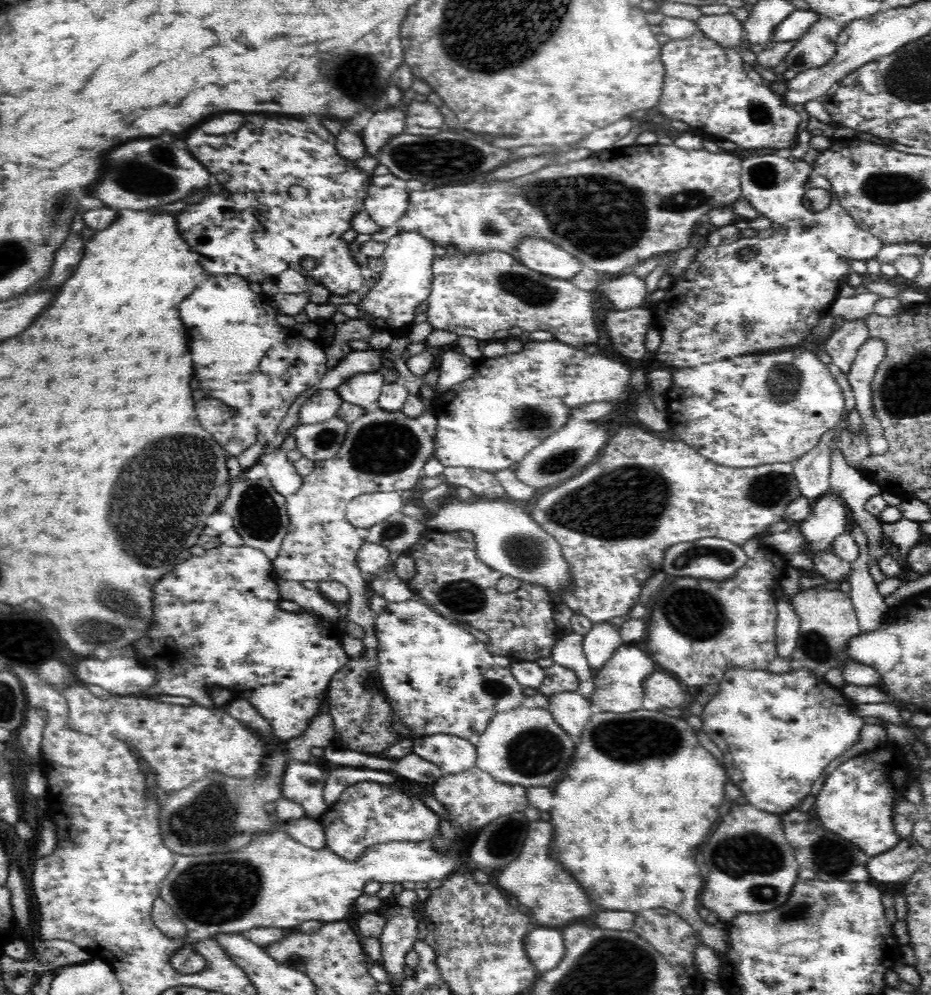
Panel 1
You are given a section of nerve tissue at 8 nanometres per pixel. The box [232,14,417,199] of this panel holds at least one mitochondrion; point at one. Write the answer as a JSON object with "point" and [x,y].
{"point":[358,78]}

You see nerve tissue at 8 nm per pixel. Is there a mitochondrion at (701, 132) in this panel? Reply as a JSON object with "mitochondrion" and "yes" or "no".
{"mitochondrion":"no"}

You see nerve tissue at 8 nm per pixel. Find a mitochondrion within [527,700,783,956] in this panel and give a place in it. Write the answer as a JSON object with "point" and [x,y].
{"point":[611,737]}

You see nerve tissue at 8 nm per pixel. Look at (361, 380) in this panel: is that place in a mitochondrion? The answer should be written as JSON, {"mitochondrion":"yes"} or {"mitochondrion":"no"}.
{"mitochondrion":"no"}

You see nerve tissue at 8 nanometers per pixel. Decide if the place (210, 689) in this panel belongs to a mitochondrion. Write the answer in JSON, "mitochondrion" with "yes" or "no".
{"mitochondrion":"no"}

